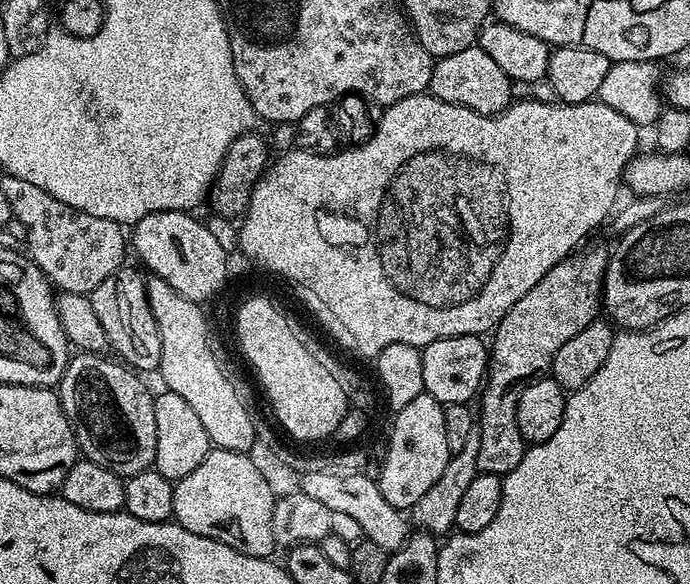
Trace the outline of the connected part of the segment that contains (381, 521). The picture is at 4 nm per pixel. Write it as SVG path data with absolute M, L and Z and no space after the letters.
M309 470L298 484L299 491L305 492L308 497L315 498L317 502L322 502L331 512L347 514L349 518L358 518L358 526L362 526L364 531L363 539L382 546L382 550L394 553L406 541L410 535L410 520L401 509L390 506L386 498L382 498L382 490L375 479L372 480L368 474L359 472L358 474L326 474Z

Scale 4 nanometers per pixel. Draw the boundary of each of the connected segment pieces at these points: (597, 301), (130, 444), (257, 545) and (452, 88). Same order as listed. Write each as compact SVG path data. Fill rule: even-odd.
M596 244L593 248L585 247L577 250L571 256L566 257L554 270L534 286L510 310L502 317L490 336L490 359L486 379L482 385L482 391L478 396L478 466L477 473L485 472L503 478L518 462L522 462L522 454L525 450L525 442L522 438L522 430L518 430L518 398L522 394L524 385L537 379L541 374L547 373L552 366L554 354L558 354L559 348L578 330L586 330L590 322L598 319L602 312L602 297L604 295L604 271L608 265L609 249Z
M94 352L73 355L60 379L58 395L76 436L79 455L127 478L149 471L156 462L158 430L154 430L154 392L140 381L143 379L133 369L108 358Z
M213 447L192 473L186 474L186 478L175 481L172 515L175 523L181 524L194 534L202 534L202 538L214 538L247 556L268 558L273 555L272 551L277 551L278 548L272 525L278 496L277 493L272 493L271 482L260 473L259 466L251 460L252 458L251 455L242 452Z
M478 46L458 50L458 54L439 57L433 63L432 77L428 92L442 102L466 106L483 116L496 116L513 103L512 85L514 81L494 63L494 58Z

